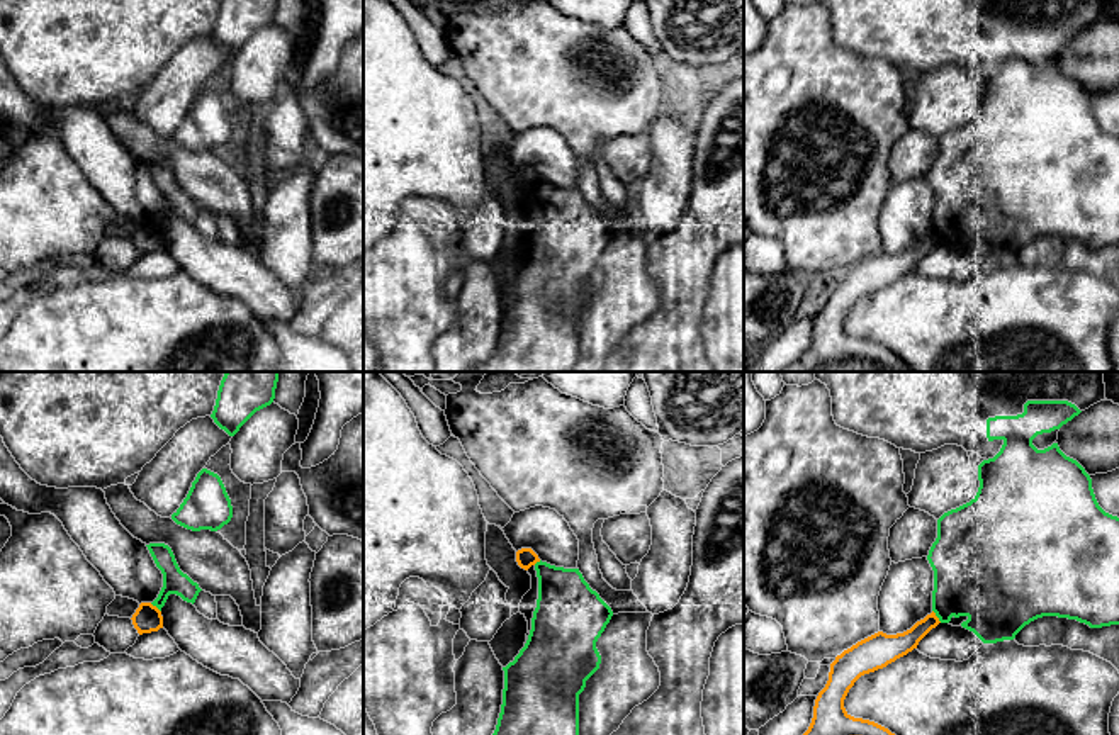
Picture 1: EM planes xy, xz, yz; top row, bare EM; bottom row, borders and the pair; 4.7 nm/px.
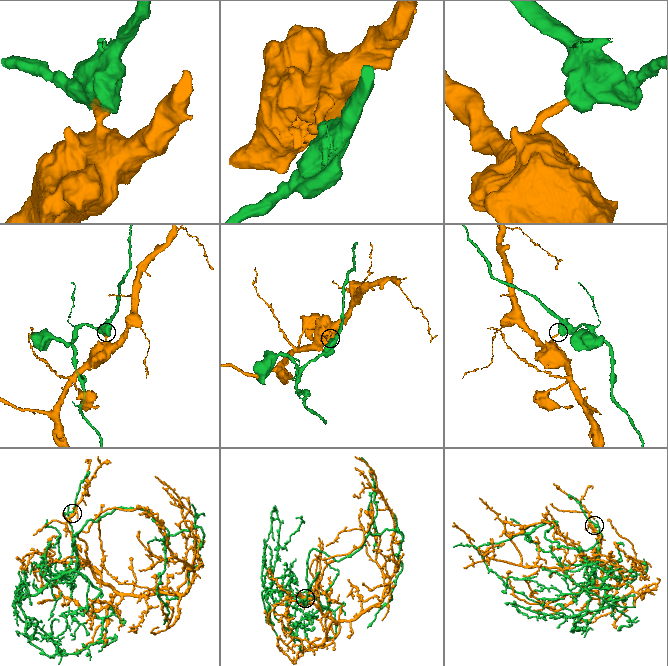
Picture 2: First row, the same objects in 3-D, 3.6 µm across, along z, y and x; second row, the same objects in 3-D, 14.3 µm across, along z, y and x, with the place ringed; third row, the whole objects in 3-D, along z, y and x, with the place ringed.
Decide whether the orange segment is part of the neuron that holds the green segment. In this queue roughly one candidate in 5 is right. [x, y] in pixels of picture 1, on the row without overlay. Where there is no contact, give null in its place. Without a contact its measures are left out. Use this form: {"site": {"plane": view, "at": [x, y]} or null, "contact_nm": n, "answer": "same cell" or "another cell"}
{"site": {"plane": "yz", "at": [936, 235]}, "contact_nm": 80, "answer": "another cell"}

